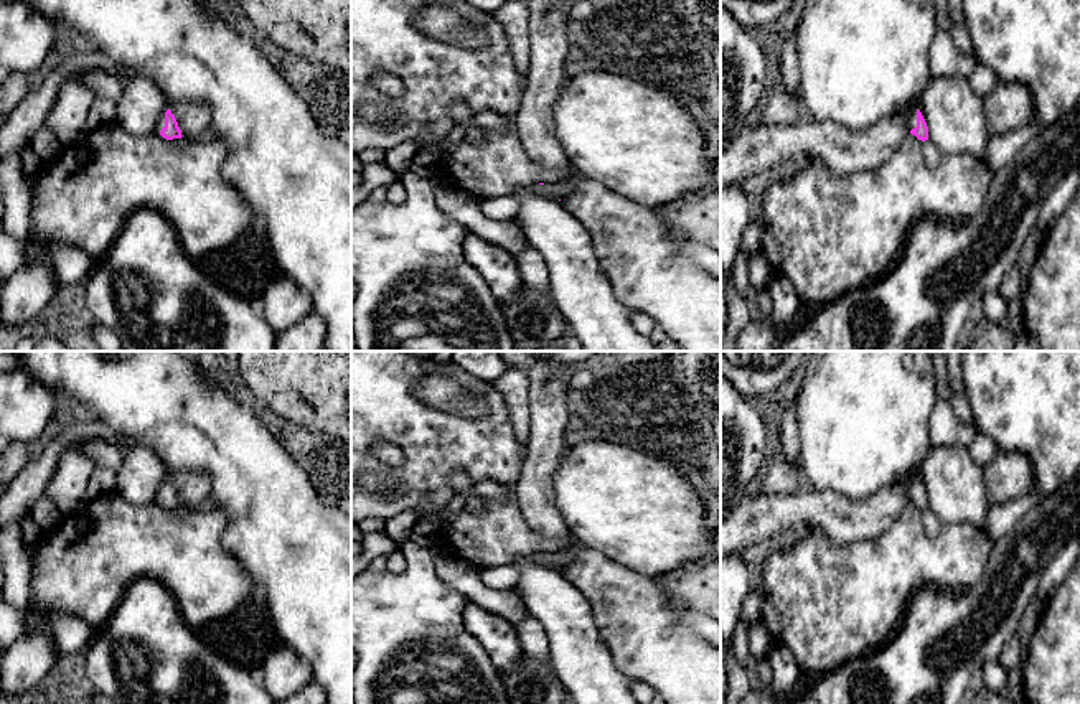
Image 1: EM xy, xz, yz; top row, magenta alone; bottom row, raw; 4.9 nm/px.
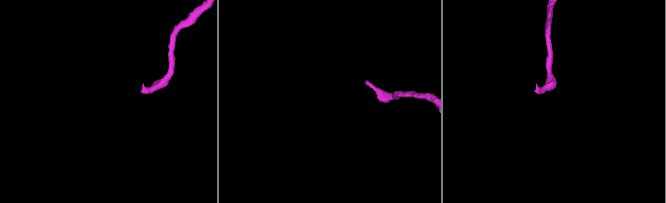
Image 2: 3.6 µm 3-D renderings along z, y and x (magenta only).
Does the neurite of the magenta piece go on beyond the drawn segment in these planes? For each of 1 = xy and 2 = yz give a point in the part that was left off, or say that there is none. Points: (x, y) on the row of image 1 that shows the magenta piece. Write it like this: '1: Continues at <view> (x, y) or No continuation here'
1: Continues at xy (160, 124)
2: Continues at yz (910, 112)

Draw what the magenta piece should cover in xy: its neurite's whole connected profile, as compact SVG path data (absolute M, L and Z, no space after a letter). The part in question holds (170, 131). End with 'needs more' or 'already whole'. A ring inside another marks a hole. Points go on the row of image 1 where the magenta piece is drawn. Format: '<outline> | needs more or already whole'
M171 110L163 112L157 124L157 134L167 140L181 138L181 130Z | needs more

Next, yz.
M912 106L905 109L904 115L907 117L910 134L915 135L922 142L928 140L928 127L918 107Z | needs more

